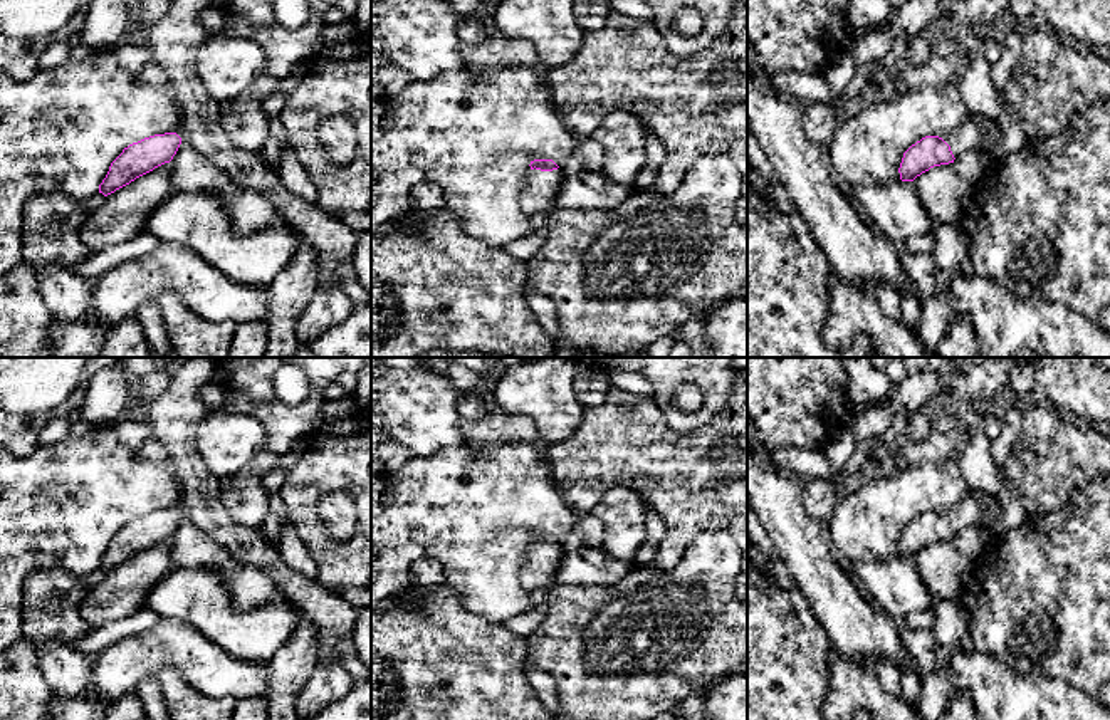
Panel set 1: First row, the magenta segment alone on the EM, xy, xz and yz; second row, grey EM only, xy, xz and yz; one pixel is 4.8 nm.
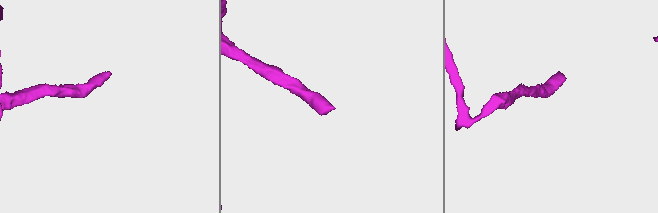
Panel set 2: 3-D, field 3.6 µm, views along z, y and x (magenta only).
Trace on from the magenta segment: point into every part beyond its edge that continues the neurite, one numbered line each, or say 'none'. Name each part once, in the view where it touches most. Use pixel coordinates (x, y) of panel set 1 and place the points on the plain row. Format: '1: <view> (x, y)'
1: xz (541, 563)

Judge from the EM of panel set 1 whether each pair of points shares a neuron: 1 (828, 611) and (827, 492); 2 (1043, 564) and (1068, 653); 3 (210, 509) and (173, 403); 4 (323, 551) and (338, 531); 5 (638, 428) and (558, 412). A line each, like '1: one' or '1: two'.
1: two
2: one
3: one
4: two
5: two

